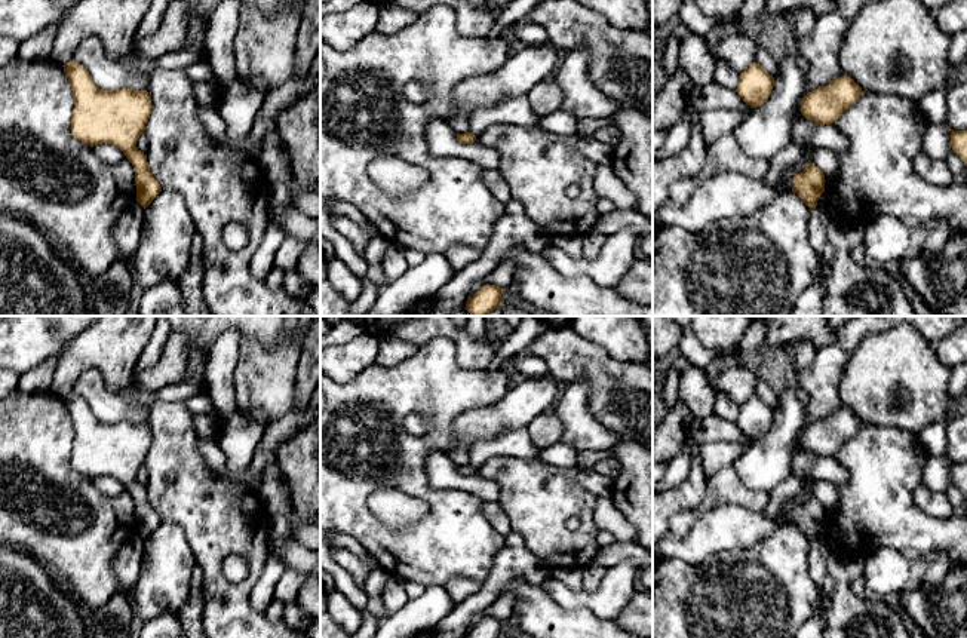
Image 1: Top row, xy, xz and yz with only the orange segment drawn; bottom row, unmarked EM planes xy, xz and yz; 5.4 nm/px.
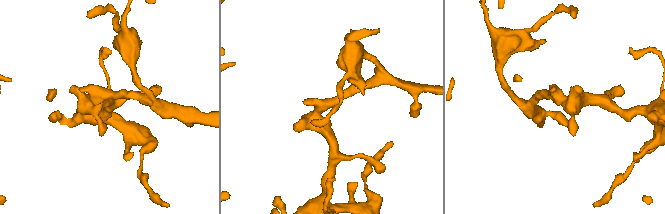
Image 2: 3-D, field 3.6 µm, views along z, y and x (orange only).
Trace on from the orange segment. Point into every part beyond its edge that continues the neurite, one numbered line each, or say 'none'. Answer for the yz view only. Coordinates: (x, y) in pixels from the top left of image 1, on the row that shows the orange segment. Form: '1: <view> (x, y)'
none

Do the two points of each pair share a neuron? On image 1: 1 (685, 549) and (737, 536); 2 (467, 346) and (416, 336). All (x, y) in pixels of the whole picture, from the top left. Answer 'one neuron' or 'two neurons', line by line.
1: one neuron
2: one neuron

